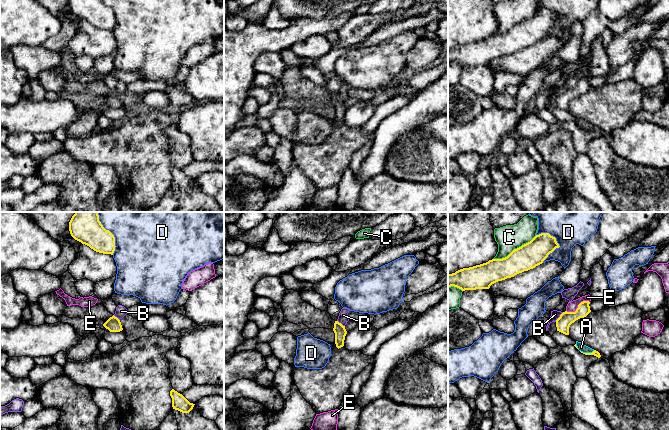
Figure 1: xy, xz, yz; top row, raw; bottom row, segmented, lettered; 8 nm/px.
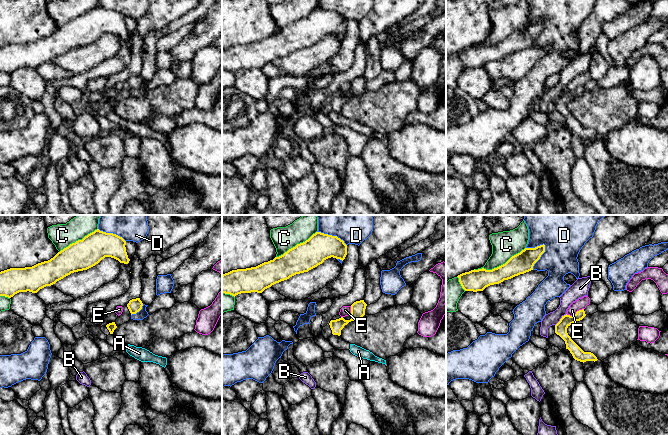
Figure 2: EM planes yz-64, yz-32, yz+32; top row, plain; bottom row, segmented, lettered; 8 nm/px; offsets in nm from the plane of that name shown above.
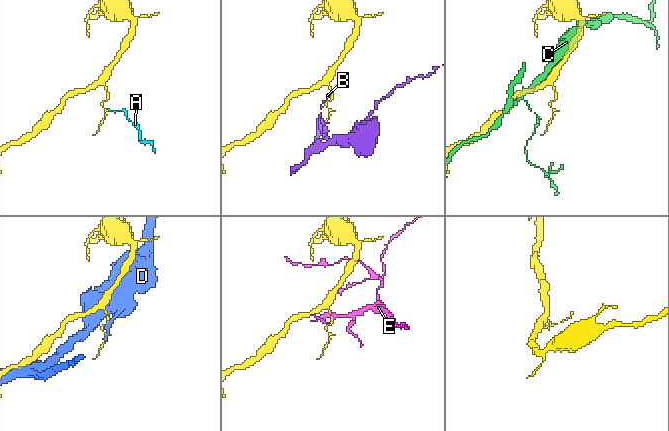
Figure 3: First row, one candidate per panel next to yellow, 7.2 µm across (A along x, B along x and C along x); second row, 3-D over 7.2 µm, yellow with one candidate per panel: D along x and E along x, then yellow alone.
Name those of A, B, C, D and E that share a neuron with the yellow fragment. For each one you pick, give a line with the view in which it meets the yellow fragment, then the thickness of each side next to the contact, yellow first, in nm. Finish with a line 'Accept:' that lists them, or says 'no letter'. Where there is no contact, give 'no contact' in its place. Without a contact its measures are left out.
Accept: no letter

